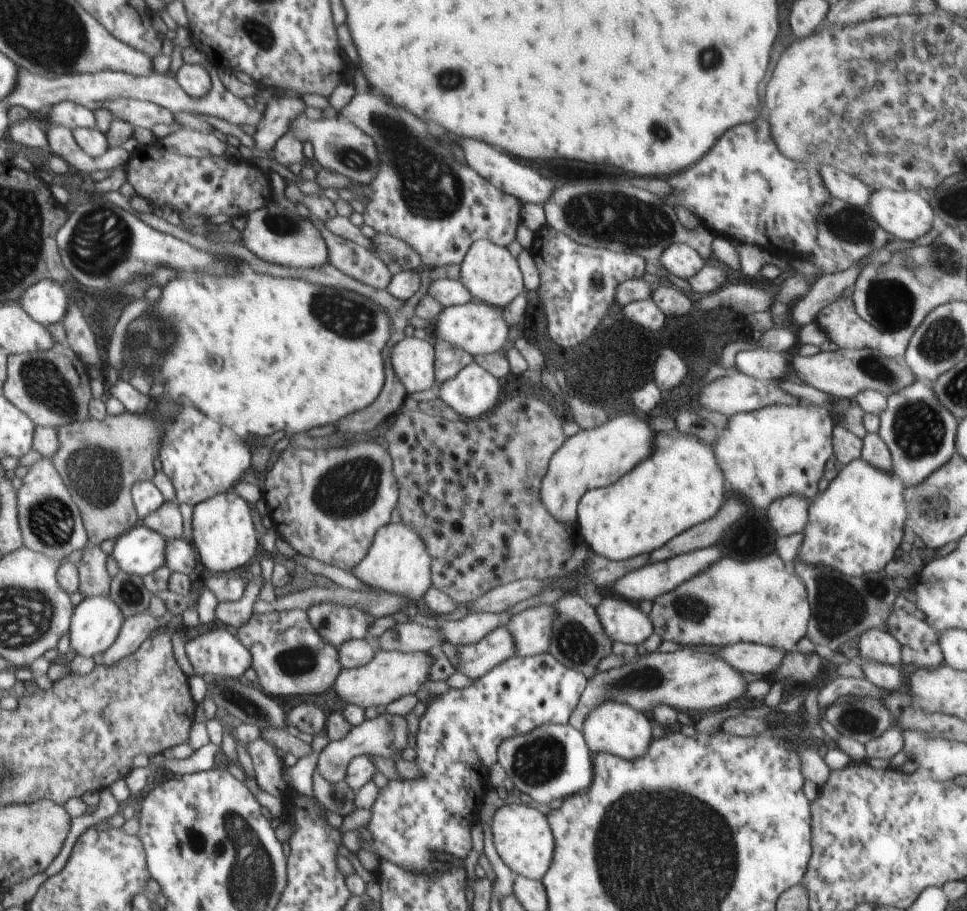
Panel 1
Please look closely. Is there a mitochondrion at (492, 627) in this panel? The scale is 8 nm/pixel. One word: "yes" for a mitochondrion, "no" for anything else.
no

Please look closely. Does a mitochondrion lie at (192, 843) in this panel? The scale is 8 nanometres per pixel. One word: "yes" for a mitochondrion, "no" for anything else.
yes

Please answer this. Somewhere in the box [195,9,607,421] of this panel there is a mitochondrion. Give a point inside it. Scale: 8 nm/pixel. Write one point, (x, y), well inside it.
(432, 187)

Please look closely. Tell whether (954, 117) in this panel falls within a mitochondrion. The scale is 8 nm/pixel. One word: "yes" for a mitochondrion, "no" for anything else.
no

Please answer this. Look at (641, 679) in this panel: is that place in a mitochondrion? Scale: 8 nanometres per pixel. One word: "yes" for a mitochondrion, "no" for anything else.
yes

